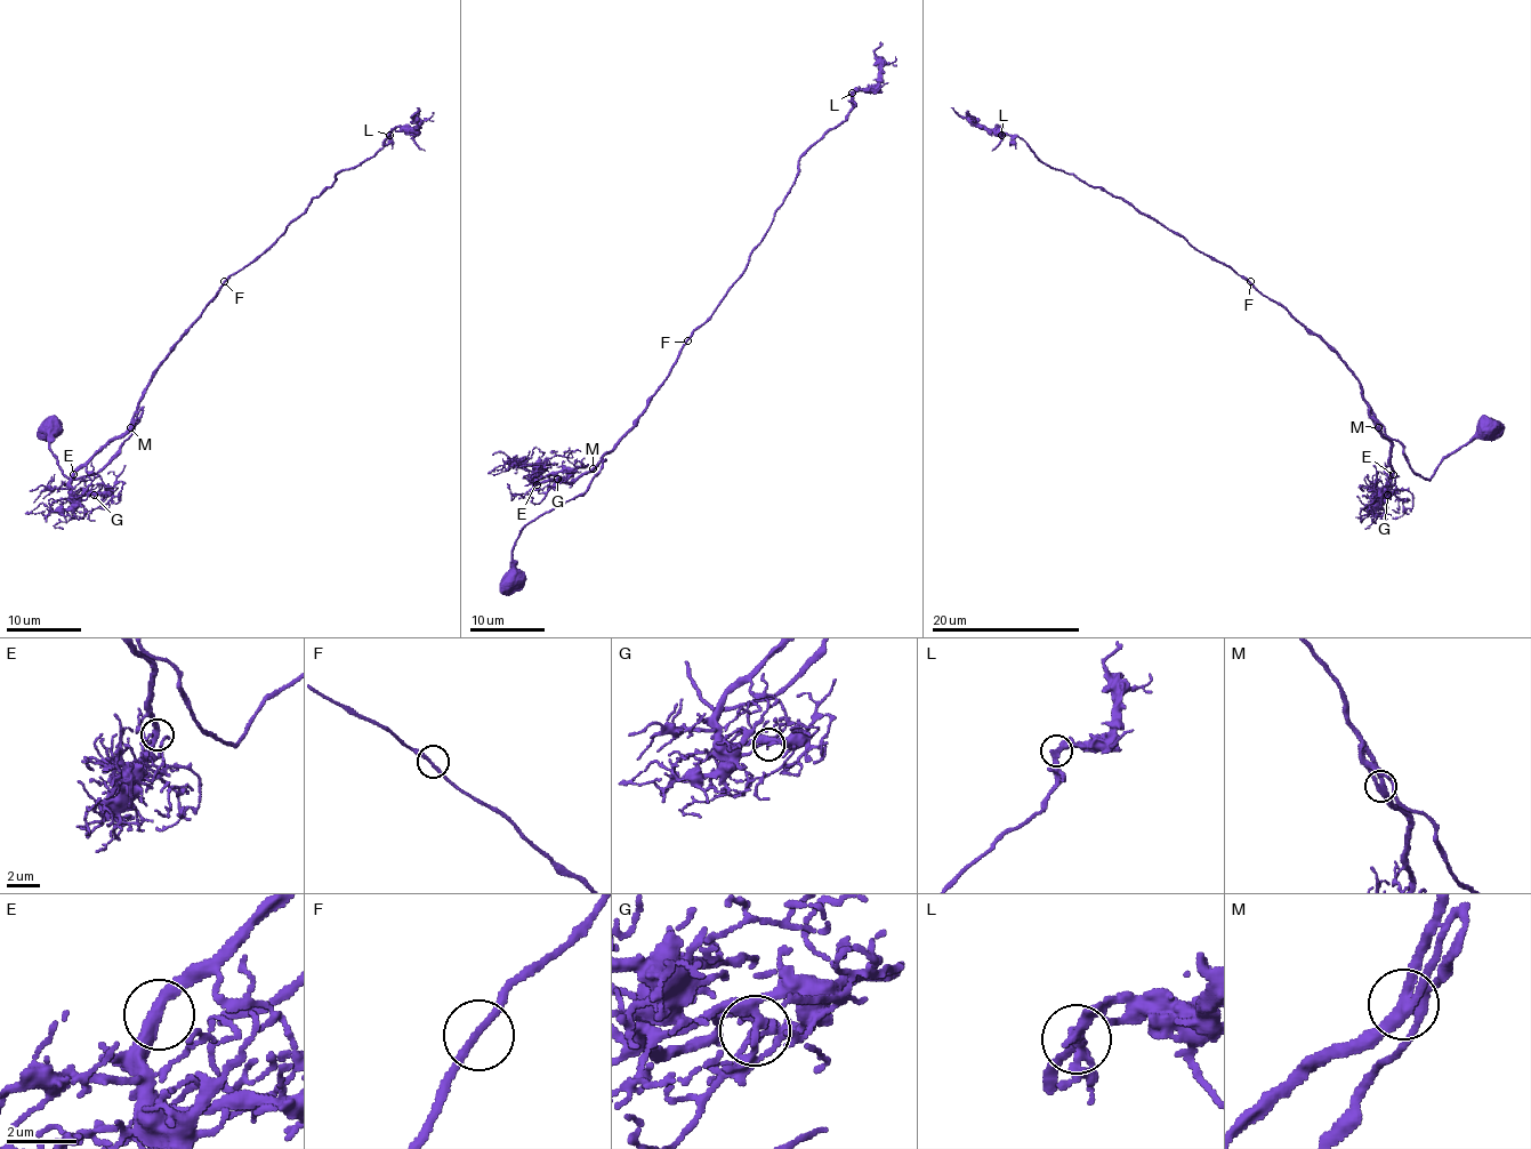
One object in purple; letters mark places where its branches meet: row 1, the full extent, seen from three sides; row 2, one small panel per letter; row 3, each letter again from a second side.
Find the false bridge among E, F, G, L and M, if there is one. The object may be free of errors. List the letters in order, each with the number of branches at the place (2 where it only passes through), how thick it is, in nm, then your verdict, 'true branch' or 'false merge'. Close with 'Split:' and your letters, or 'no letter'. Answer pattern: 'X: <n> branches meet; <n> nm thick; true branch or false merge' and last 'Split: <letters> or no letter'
E: 2 branches meet; 360 nm thick; true branch
F: 2 branches meet; 190 nm thick; true branch
G: 3 branches meet; 180 nm thick; true branch
L: 2 branches meet; 300 nm thick; true branch
M: 2 branches meet; 340 nm thick; true branch
Split: no letter

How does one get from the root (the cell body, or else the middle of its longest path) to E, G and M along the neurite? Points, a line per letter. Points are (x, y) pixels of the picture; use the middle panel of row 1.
E: (687, 340), (647, 408), (593, 469), (567, 482), (537, 484)
G: (687, 340), (670, 375), (620, 441), (593, 469), (567, 482), (553, 479), (557, 474), (564, 479), (557, 479)
M: (687, 340), (647, 408), (593, 469)

